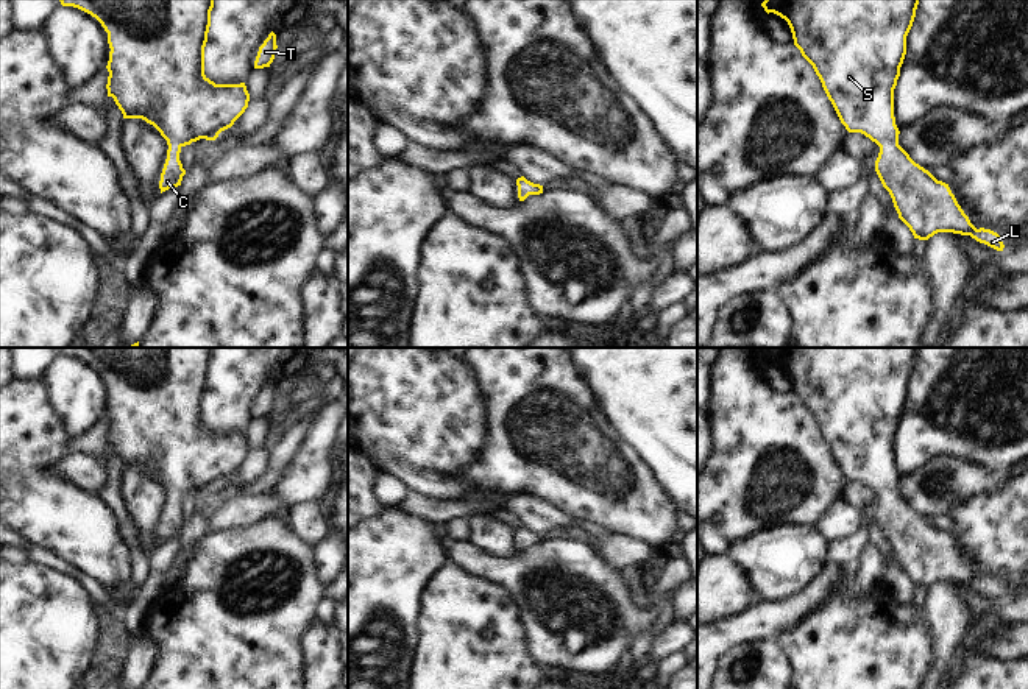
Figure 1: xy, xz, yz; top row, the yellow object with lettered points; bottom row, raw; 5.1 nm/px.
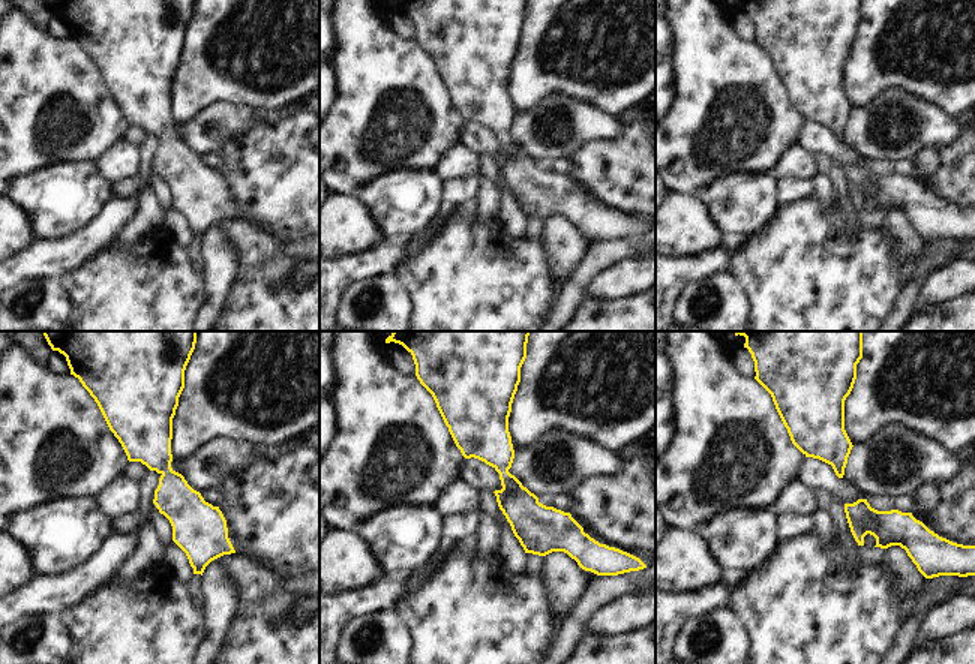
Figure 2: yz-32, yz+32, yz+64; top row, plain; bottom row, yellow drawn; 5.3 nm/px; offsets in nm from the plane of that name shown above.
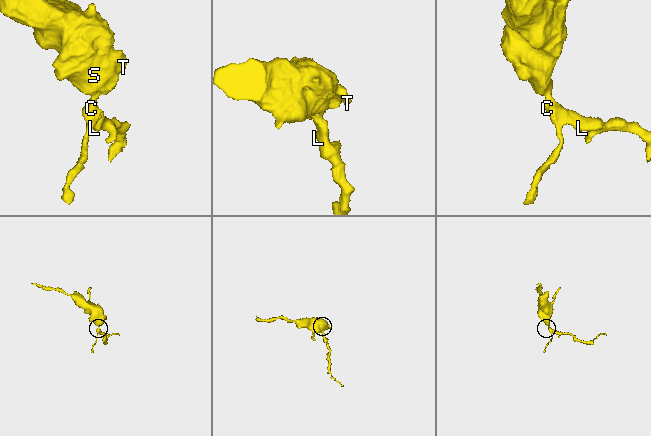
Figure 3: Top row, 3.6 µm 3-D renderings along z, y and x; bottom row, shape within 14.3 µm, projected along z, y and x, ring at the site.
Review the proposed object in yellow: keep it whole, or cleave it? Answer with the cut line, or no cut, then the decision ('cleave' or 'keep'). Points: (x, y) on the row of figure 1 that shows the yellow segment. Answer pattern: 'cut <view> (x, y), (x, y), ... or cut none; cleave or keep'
cut none; keep

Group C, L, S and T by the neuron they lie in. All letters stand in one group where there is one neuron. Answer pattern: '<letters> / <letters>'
C L S T

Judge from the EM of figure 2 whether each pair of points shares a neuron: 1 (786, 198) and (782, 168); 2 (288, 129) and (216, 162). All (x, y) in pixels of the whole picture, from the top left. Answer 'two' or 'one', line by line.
1: two
2: two

